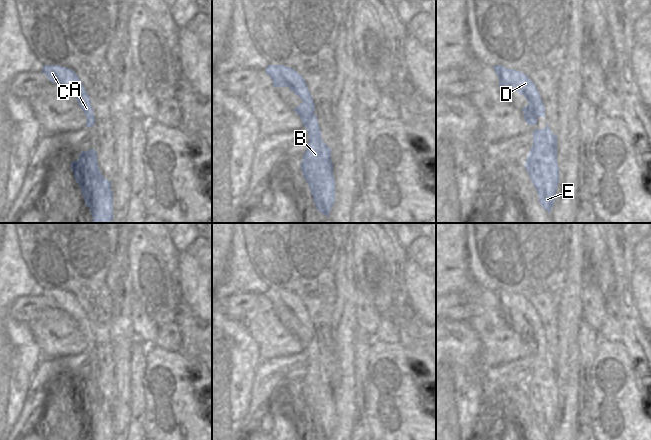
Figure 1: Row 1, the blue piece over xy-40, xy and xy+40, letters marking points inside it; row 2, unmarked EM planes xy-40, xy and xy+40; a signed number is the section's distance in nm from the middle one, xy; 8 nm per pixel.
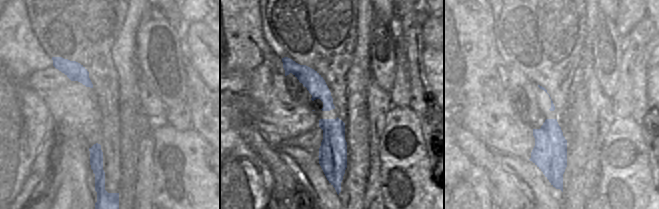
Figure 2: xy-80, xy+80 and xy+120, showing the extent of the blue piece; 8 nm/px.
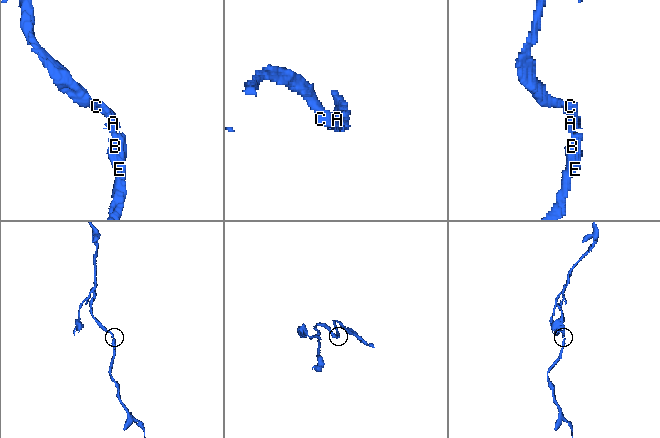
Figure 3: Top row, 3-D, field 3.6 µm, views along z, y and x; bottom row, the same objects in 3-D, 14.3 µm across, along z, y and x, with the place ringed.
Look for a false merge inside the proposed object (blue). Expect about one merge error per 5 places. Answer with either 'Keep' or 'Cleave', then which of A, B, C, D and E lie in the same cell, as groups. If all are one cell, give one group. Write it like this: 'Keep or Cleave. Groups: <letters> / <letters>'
Keep. Groups: A B C D E

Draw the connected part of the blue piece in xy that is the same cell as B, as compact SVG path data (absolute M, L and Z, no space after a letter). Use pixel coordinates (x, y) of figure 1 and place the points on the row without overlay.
M268 289L265 296L273 304L274 311L289 311L295 319L298 319L303 324L298 331L293 333L301 341L304 348L303 350L307 352L309 358L307 374L303 378L303 384L300 388L301 394L305 404L309 408L317 434L329 440L329 436L335 426L335 402L333 400L331 372L328 371L321 362L321 354L317 346L317 340L314 338L315 328L307 312L307 308L297 295L284 289Z

